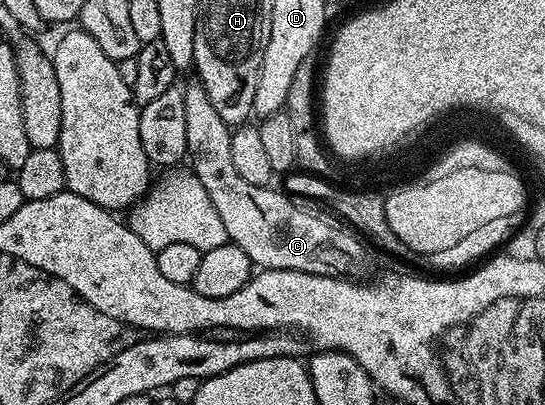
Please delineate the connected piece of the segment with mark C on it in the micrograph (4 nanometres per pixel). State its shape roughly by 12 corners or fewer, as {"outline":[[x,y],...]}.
{"outline":[[201,81],[184,95],[189,172],[259,270],[357,278],[363,238],[248,183]]}

